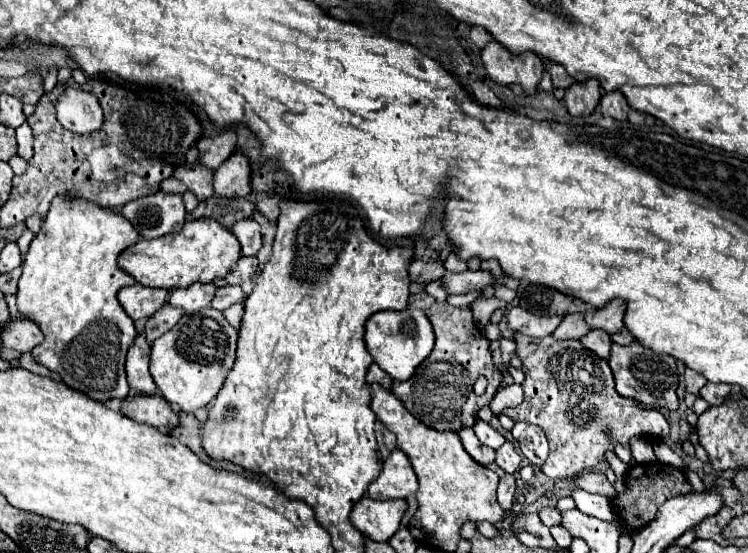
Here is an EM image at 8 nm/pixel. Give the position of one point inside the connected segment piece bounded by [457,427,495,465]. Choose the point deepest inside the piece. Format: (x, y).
(481, 454)

